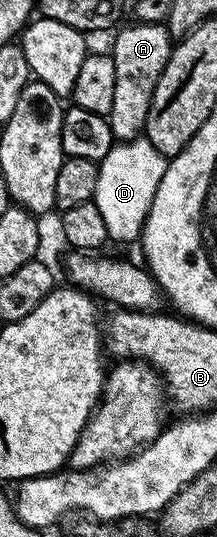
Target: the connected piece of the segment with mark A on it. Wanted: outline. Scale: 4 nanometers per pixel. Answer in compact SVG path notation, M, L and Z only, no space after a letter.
M127 24L116 33L118 36L114 38L111 49L115 62L115 102L111 102L107 119L113 139L117 142L136 140L144 133L153 91L173 53L175 43L165 24Z

